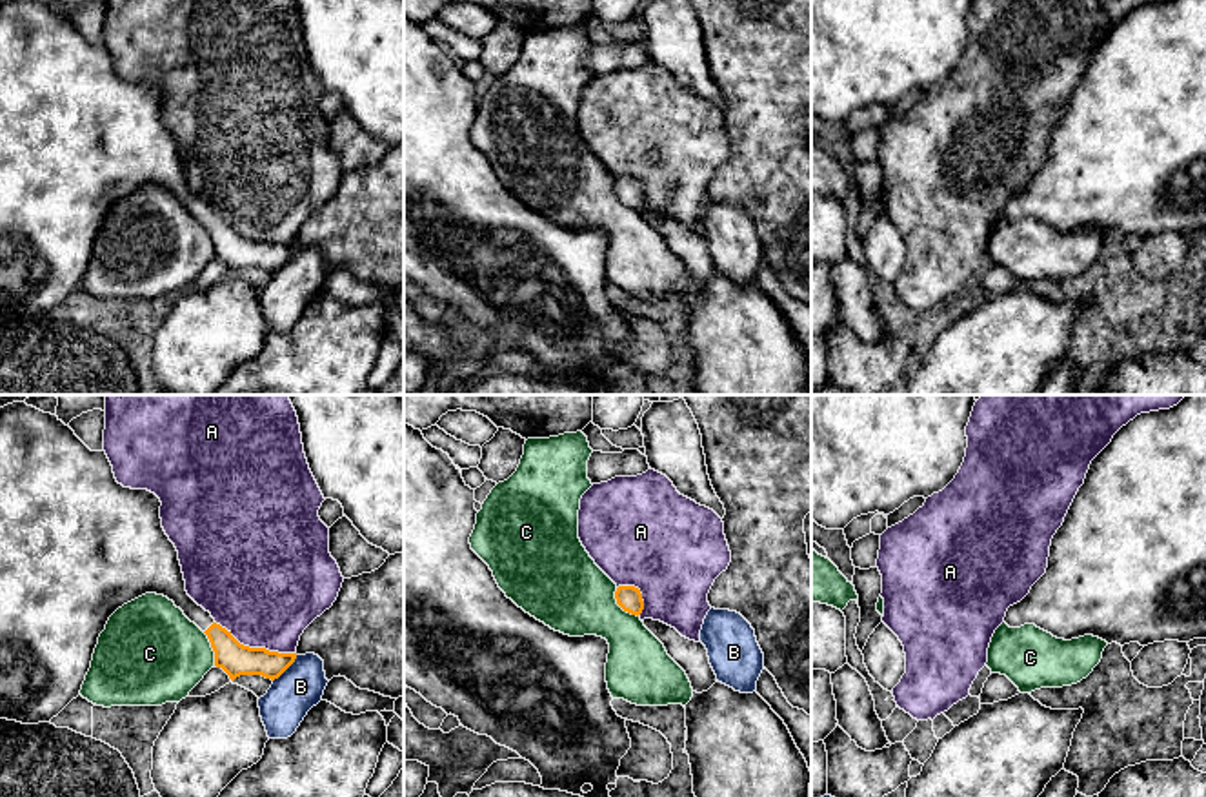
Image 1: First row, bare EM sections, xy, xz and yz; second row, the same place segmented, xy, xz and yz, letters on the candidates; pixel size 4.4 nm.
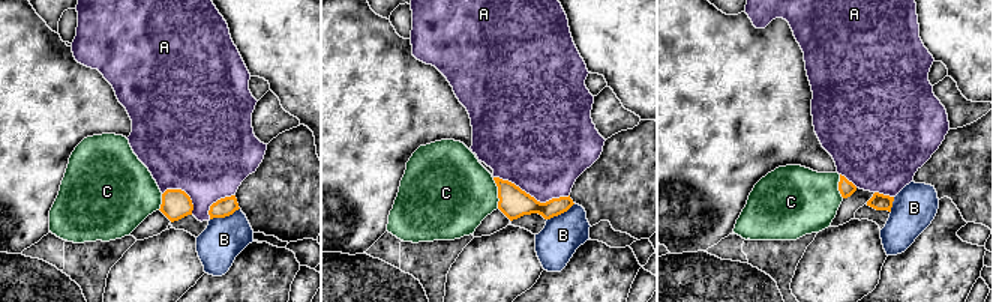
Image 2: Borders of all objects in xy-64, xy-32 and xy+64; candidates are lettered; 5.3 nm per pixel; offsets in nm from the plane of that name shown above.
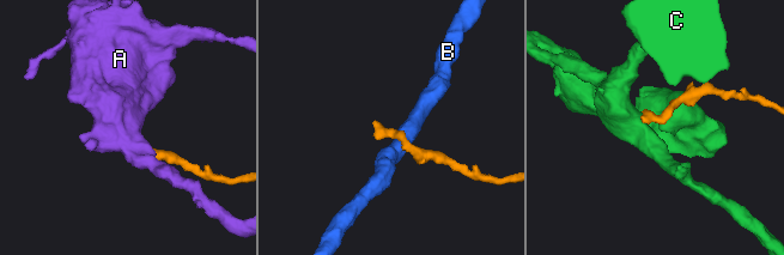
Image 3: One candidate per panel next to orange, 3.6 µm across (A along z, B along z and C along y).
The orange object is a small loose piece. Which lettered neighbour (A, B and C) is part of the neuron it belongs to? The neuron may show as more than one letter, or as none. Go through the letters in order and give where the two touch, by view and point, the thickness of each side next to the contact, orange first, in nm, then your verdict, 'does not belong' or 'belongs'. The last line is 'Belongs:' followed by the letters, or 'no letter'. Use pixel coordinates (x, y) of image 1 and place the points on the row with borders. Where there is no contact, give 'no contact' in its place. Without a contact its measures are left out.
A: contact xy (255, 648); calibres 150 and 460 nm; does not belong
B: contact xy (286, 668); calibres 150 and 200 nm; does not belong
C: contact xz (621, 606); calibres 110 and 360 nm; does not belong
Belongs: no letter

